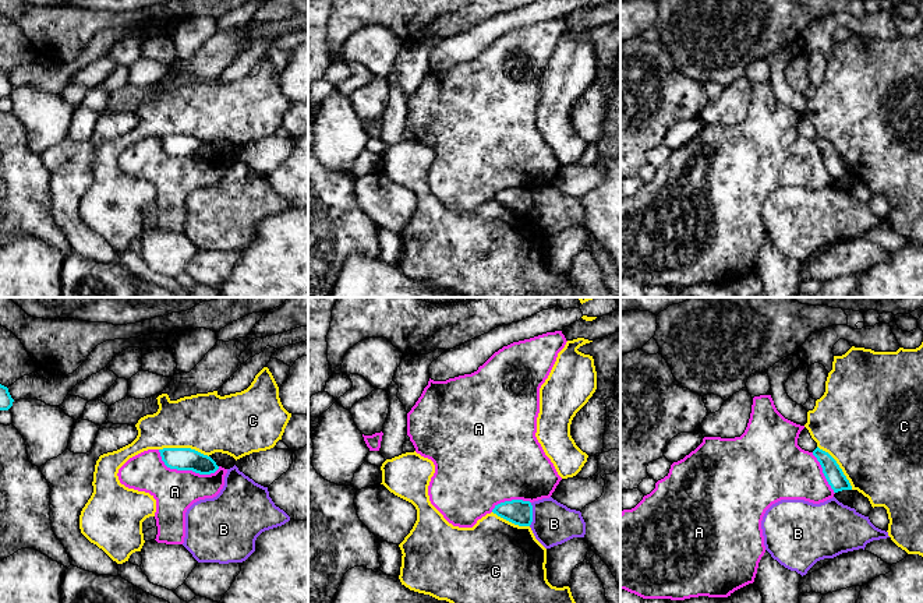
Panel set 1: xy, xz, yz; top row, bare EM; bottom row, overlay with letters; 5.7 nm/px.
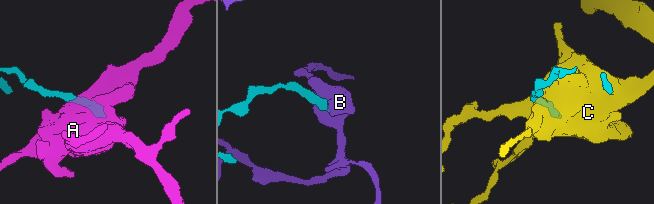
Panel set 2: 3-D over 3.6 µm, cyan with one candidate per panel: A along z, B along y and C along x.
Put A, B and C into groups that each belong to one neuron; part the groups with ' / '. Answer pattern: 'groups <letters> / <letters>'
groups A / B / C

